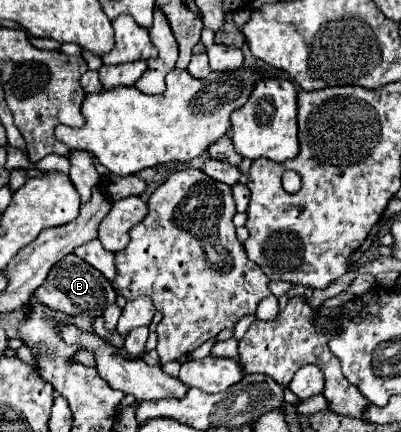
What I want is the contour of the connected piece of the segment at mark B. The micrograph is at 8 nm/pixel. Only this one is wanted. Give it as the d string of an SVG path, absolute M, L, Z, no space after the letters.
M66 255L60 263L56 263L56 267L52 267L46 281L34 291L34 297L50 309L64 311L68 315L88 315L96 319L110 303L116 301L116 291L110 281L104 279L104 275L100 275L100 271L96 271L92 265L76 255Z

